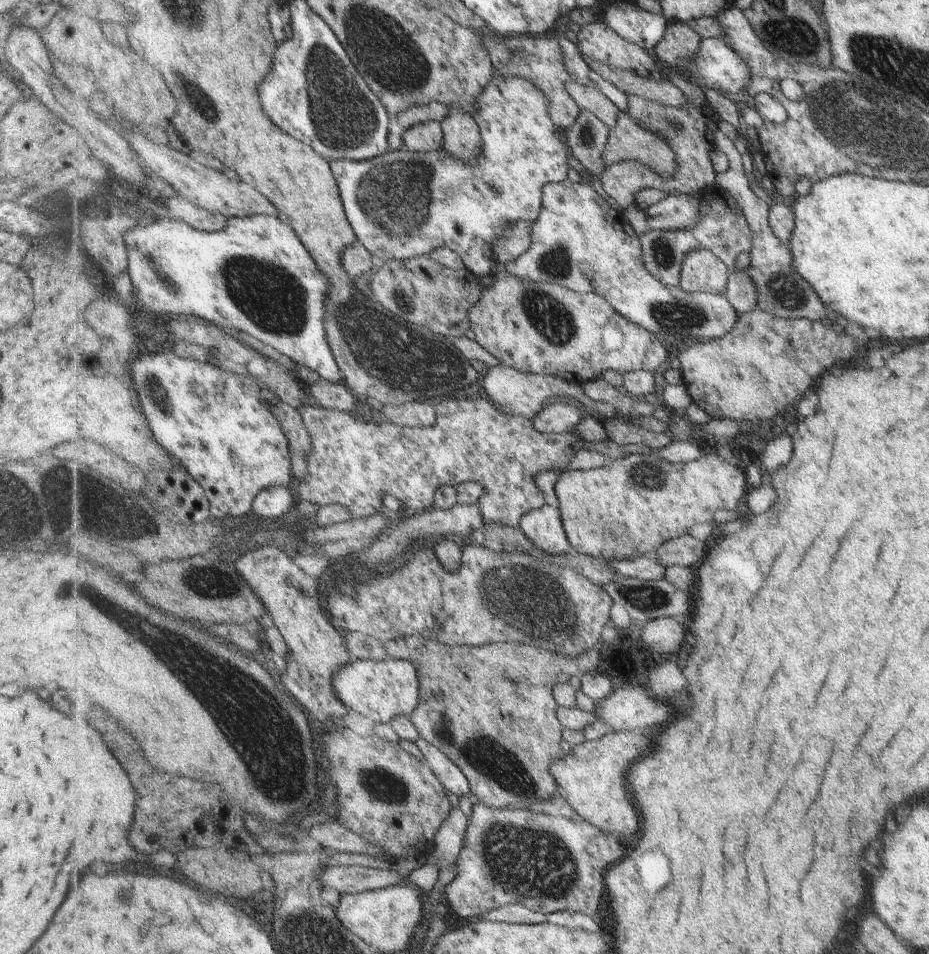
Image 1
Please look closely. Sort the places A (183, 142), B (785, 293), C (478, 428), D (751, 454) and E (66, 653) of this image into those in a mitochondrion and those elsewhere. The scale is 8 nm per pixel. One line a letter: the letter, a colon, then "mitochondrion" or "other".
A: other
B: mitochondrion
C: other
D: other
E: other

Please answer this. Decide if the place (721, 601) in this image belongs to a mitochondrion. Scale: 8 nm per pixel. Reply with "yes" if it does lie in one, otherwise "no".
no

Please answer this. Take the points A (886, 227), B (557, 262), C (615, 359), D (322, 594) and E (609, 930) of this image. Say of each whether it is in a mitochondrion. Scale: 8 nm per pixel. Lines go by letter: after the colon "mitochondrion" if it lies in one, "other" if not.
A: other
B: mitochondrion
C: other
D: other
E: other

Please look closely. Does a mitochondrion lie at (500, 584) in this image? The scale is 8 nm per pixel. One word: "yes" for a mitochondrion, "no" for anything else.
yes

